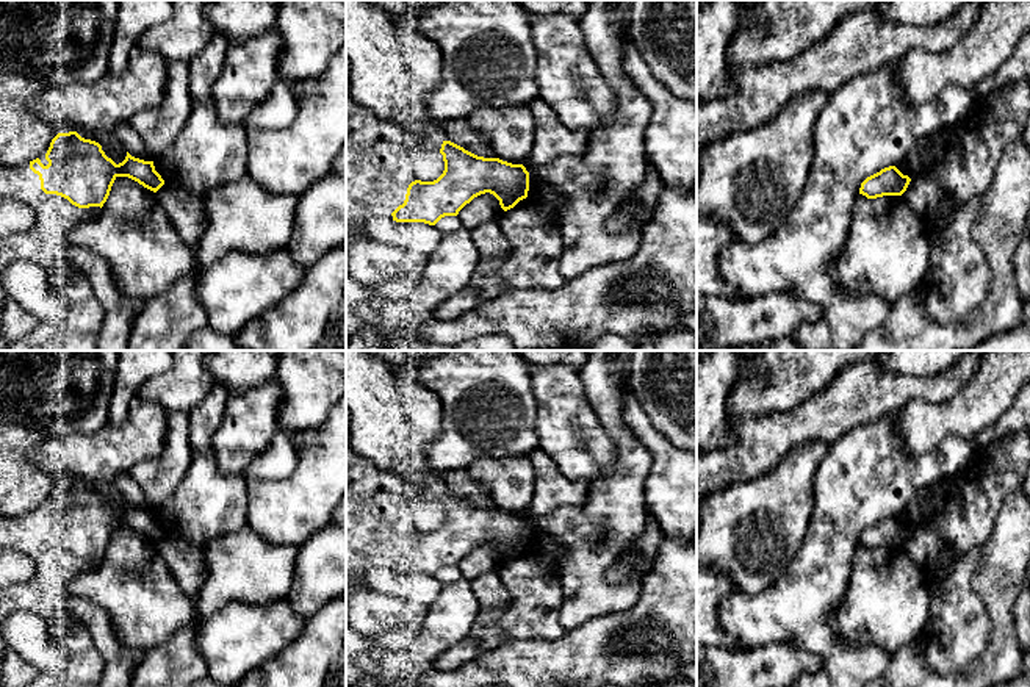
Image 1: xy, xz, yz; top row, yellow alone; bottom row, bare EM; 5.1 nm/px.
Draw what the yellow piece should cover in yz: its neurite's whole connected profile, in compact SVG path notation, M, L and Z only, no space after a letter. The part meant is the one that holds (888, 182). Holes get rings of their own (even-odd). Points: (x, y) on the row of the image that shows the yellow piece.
M895 166L881 169L880 172L867 177L859 188L859 194L867 199L877 199L883 196L902 196L911 178L903 175Z

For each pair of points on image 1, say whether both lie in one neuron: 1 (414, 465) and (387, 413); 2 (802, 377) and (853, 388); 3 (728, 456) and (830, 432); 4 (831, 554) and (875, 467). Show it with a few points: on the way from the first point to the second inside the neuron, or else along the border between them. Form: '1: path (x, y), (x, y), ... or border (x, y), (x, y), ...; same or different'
1: path (403, 453), (387, 426); same
2: border (846, 366), (824, 387), (795, 404); different
3: path (753, 453), (781, 431), (805, 431); same
4: path (833, 532), (853, 489); same

